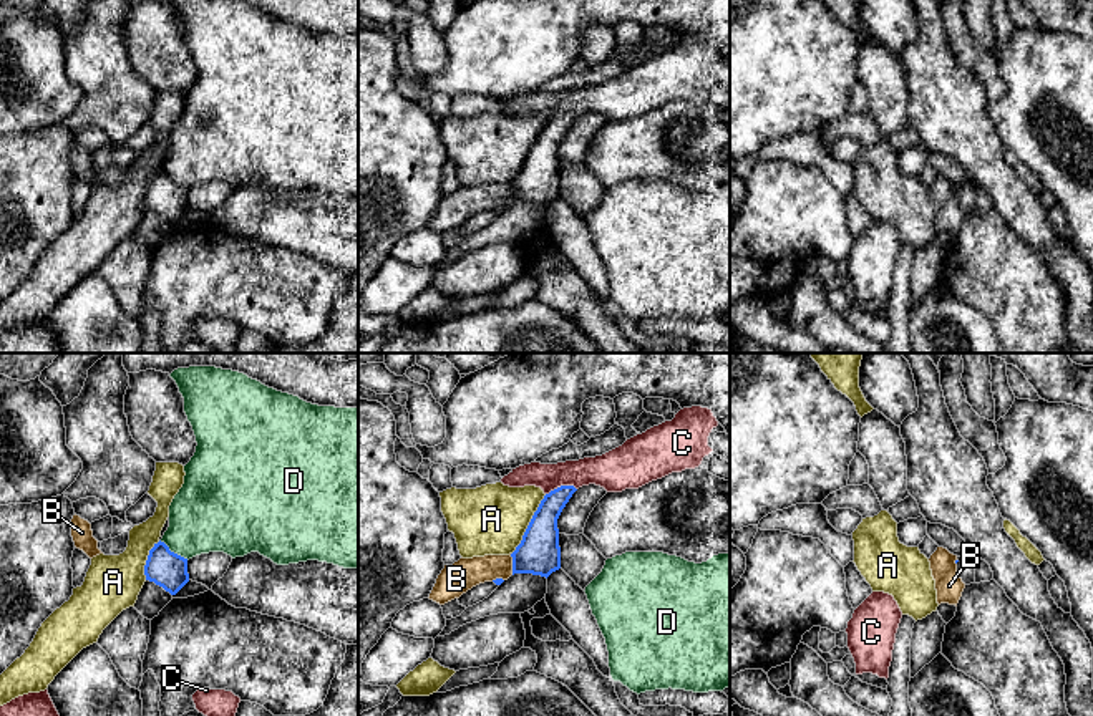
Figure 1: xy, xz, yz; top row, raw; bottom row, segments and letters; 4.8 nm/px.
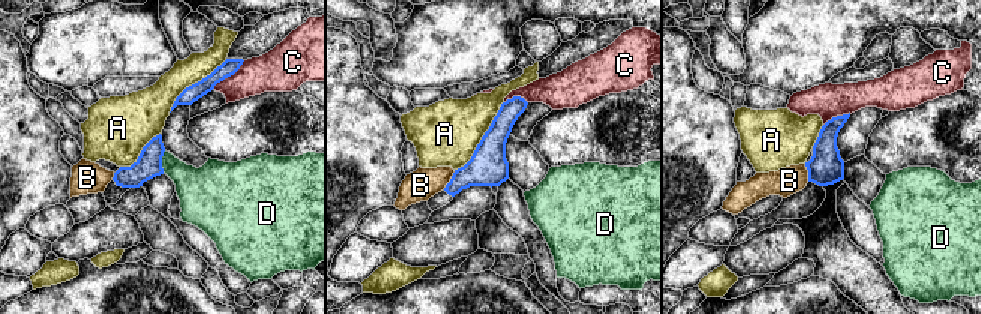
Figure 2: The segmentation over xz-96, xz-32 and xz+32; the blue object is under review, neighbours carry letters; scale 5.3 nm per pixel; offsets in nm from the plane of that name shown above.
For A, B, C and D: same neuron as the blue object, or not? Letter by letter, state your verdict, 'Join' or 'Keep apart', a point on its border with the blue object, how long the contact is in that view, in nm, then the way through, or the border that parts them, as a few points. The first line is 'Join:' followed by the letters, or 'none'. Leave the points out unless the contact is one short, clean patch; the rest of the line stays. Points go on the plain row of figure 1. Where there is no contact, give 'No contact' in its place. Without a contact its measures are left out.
Join: none
A: Keep apart. Touches blue at xz (529, 153). Shared border 340 nm
B: Keep apart. Touches blue at xz (513, 193). Shared border 110 nm. Boundary: xz (510, 183), (513, 203)
C: Keep apart. Touches blue at xz (561, 115). Shared border 160 nm
D: Keep apart. Touches blue at xy (173, 181). Shared border 170 nm. Boundary: xy (160, 169), (188, 188)

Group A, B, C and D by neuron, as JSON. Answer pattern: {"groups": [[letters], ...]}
{"groups": [["A"], ["B", "D"], ["C"]]}

